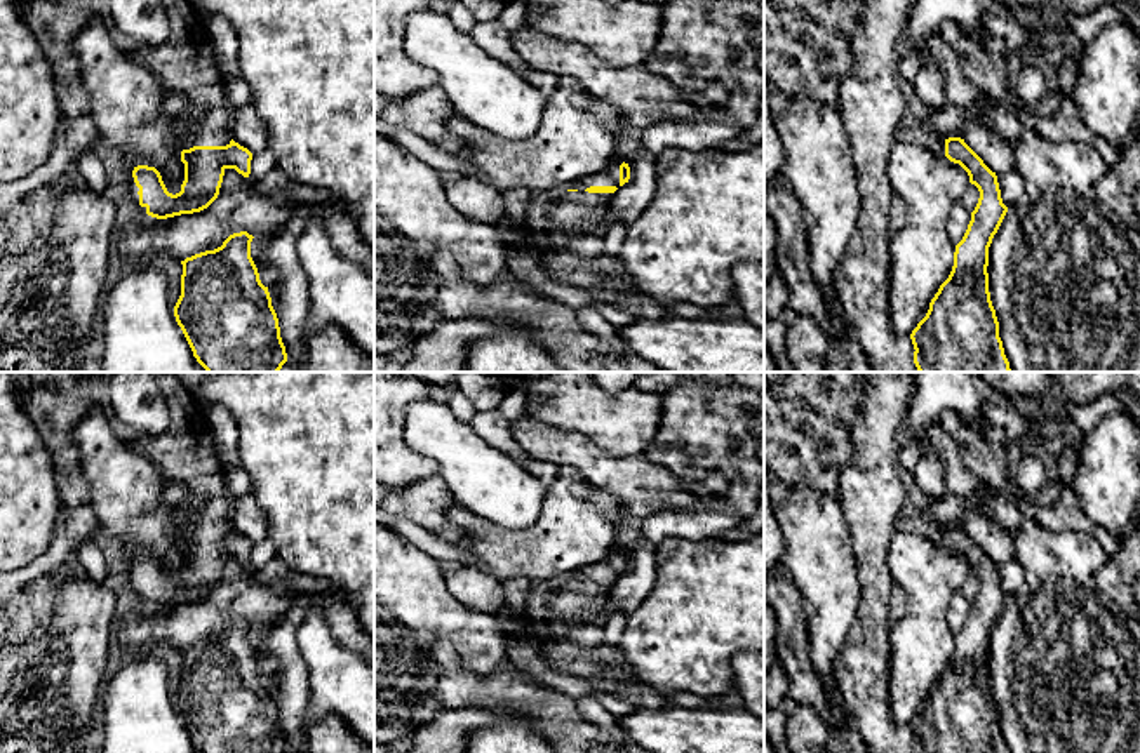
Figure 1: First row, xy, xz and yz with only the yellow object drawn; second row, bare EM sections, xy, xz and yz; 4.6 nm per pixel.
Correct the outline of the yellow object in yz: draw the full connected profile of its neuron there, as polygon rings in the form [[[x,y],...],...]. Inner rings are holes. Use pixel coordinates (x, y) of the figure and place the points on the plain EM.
[[[961,527],[945,529],[945,546],[959,553],[980,581],[954,656],[912,720],[914,753],[1009,753],[989,682],[989,636],[1008,596],[996,562]]]

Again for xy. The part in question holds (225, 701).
[[[230,624],[221,636],[181,650],[181,685],[174,706],[198,753],[285,753],[277,703],[251,647],[252,624]]]

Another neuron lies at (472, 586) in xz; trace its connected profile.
[[[461,567],[446,574],[449,593],[463,605],[498,614],[503,609],[503,583],[486,569]]]

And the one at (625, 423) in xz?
[[[527,372],[496,374],[506,383],[506,386],[515,383],[524,386],[527,417],[562,430],[578,431],[614,457],[642,456],[661,423],[661,395],[640,391],[635,386],[630,386],[620,393],[606,393],[588,372],[545,372],[538,377],[529,377]]]

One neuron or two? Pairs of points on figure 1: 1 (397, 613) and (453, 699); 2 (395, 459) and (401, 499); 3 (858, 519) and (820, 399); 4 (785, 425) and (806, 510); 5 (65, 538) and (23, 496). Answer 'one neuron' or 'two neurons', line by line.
1: two neurons
2: two neurons
3: two neurons
4: two neurons
5: two neurons

